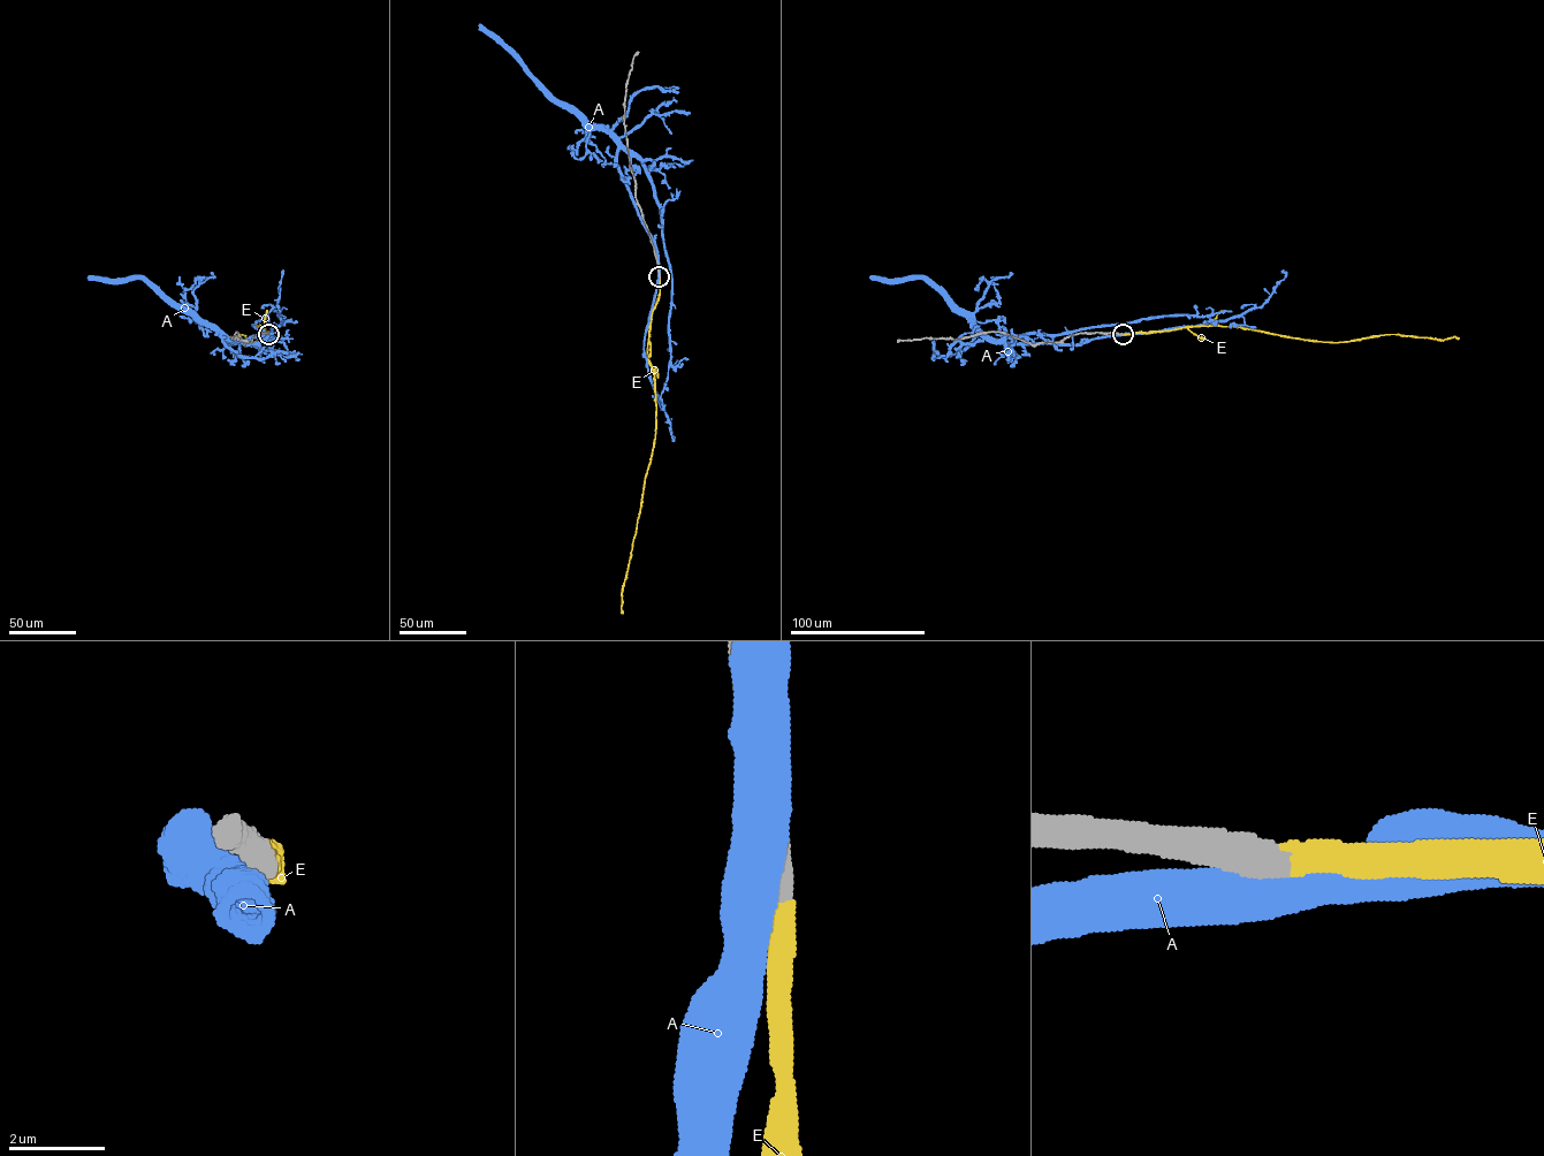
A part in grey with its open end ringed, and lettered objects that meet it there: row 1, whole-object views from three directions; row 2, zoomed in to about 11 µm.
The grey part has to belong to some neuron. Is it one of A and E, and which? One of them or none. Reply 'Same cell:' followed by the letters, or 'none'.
Same cell: E

